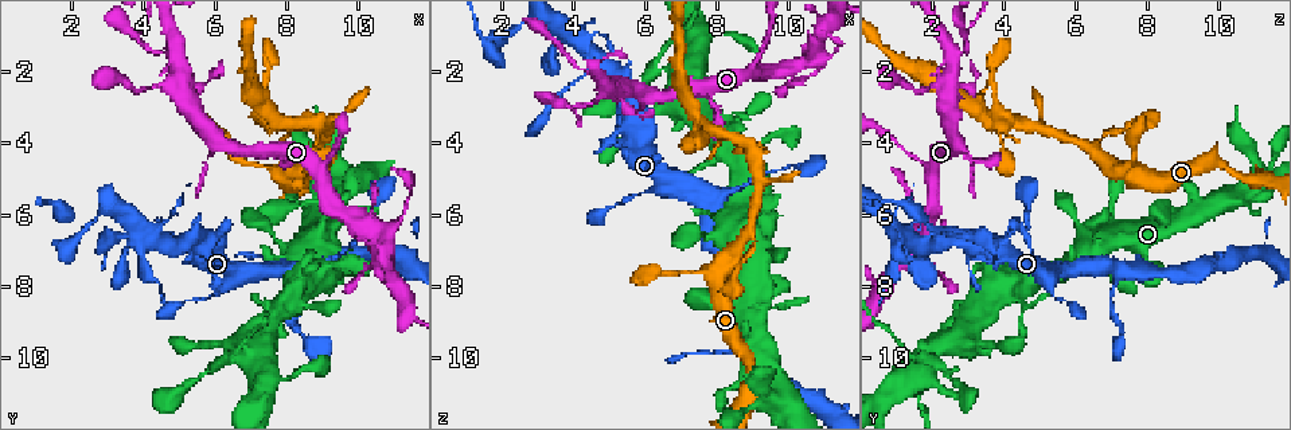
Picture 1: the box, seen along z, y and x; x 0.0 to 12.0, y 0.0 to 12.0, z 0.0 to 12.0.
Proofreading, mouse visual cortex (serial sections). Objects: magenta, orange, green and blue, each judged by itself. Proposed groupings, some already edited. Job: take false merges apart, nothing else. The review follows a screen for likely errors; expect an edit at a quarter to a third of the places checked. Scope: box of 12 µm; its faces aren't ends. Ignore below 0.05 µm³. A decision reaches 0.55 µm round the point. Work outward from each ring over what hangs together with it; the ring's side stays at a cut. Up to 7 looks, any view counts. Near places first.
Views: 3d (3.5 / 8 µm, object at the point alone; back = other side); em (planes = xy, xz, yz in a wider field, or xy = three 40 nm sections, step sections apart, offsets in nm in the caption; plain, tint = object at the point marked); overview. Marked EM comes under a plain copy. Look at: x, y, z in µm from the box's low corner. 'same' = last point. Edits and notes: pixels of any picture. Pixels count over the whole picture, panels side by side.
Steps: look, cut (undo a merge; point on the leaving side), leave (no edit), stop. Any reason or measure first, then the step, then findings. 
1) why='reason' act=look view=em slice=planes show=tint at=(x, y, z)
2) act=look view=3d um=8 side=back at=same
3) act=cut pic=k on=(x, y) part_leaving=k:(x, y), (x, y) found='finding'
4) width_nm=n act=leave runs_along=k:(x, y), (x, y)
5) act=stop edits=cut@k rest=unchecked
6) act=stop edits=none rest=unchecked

why='three arms meet' act=look view=3d um=8 side=back at=(8.9, 4.2, 6.5)

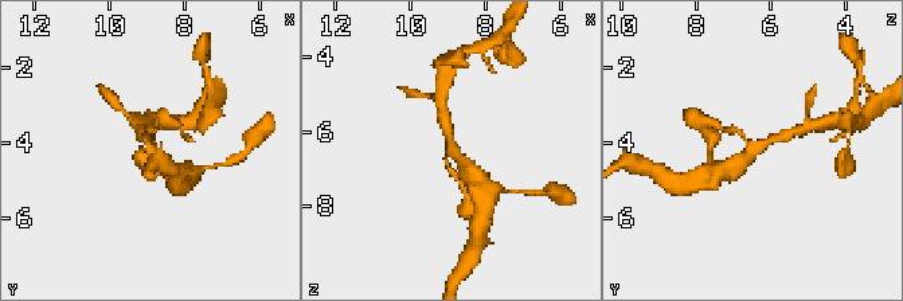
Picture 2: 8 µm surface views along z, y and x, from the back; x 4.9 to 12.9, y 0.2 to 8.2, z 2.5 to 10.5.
act=look view=3d um=3.5 at=(8.9, 4.2, 6.5)

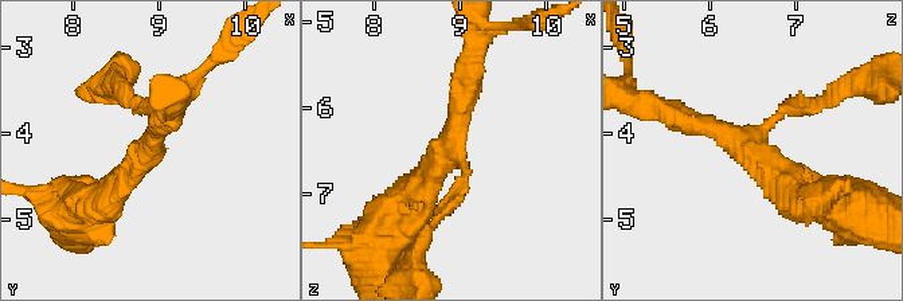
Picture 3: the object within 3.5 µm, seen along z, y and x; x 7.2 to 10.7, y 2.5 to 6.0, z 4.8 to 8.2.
act=look view=em slice=xy step=3 show=tint at=(8.95, 4.15, 6.45)

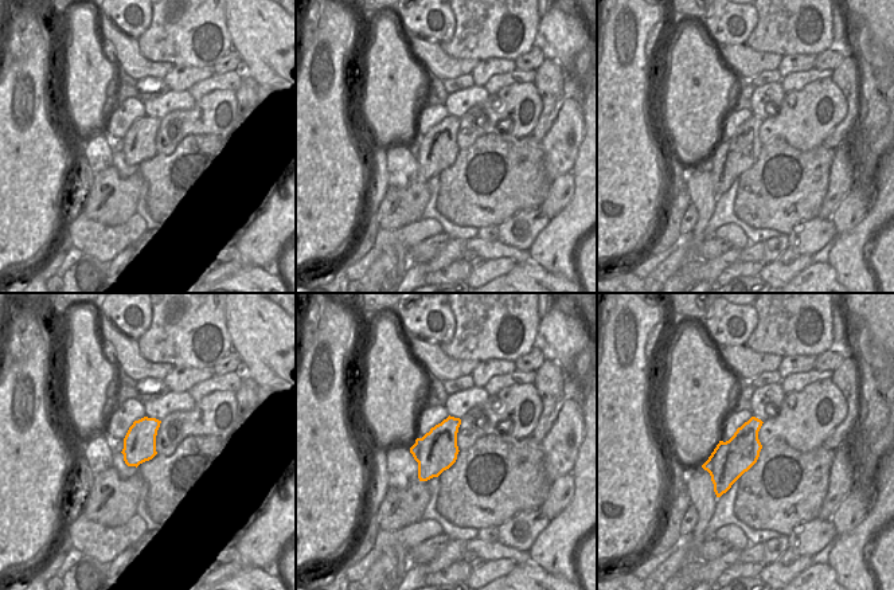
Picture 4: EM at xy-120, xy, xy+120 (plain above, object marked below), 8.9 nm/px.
width_nm=360 act=leave runs_along=3:(804, 203), (735, 137), (673, 113) found='one cell here'

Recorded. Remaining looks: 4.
act=look view=3d um=3.5 at=(8.4, 6.9, 6.7)

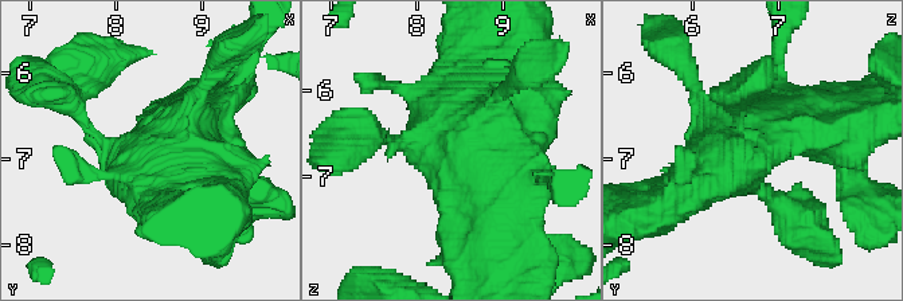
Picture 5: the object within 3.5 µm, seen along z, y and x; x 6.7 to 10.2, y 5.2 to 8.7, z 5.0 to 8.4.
why='shape alone is not enough' act=look view=em slice=xy step=2 show=tint at=same

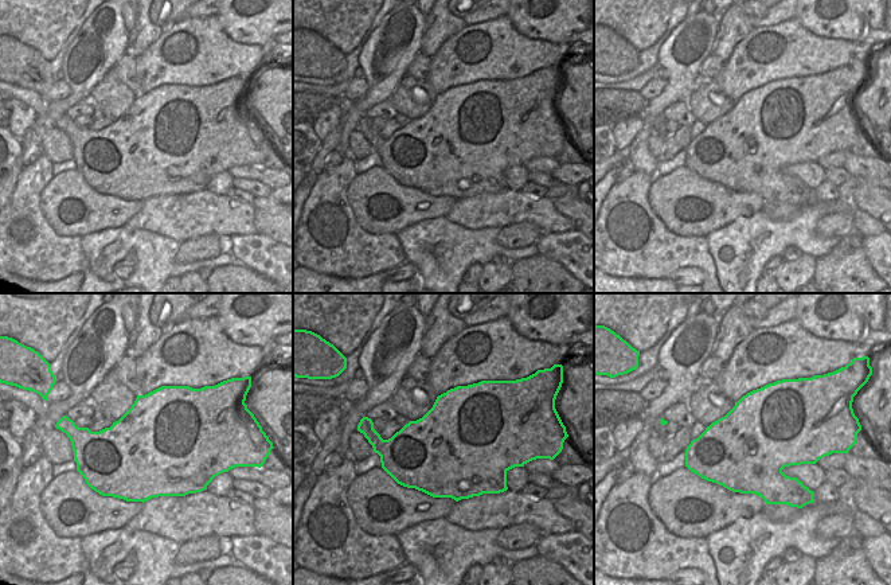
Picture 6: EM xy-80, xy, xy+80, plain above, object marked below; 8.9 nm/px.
act=leave runs_along=5:(821, 128), (745, 137), (669, 199) found='all the same cell'

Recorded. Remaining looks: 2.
why='thin arm on a thick one' act=look view=3d um=3.5 at=(6.1, 10.1, 2.0)

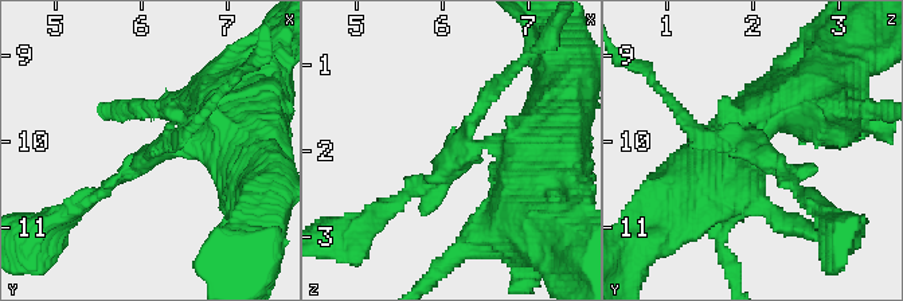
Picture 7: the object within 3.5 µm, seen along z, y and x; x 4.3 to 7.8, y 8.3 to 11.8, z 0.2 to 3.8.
arm_widths_nm=150,200,450 act=cut pic=7 on=(432, 204) part_leaving=7:(449, 165), (427, 186), (354, 227) found='two cells meet here'

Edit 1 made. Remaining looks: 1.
act=stop edits=cut@7 rest=unchecked

